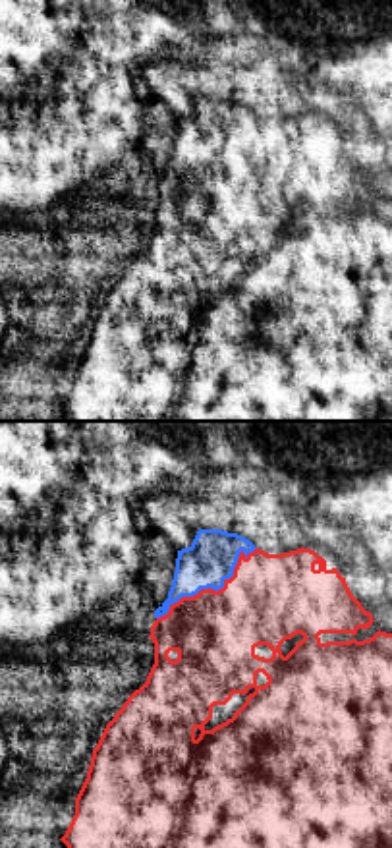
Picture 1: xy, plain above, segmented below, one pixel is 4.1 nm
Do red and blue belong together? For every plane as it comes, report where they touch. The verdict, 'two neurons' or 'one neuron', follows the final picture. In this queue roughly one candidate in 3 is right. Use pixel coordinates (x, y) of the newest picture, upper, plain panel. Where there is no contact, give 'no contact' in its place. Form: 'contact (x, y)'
contact (213, 157)

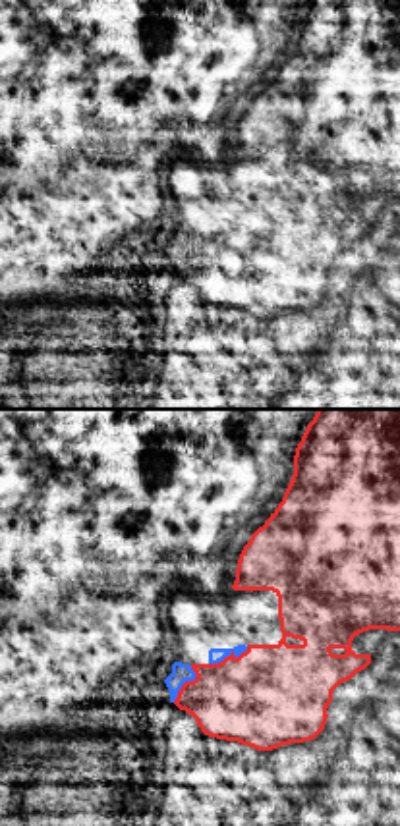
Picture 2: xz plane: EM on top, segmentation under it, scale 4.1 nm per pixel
contact (230, 222)

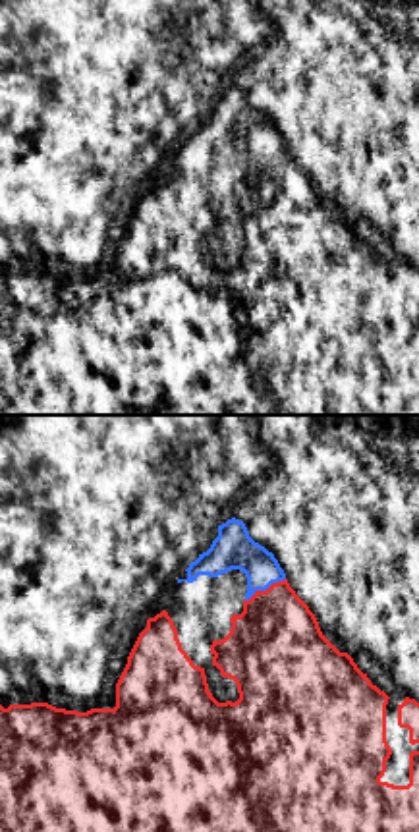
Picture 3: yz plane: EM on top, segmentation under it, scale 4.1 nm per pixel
contact (267, 157)

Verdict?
one neuron

